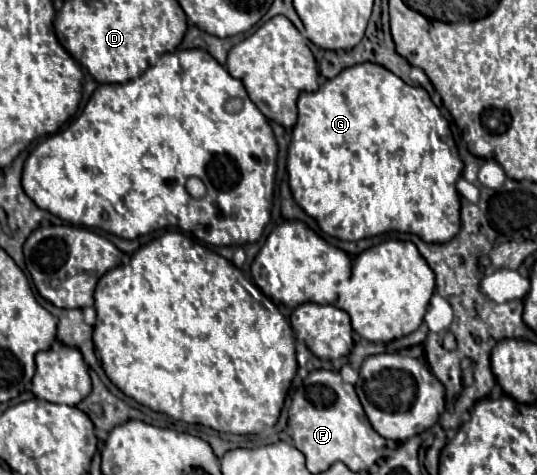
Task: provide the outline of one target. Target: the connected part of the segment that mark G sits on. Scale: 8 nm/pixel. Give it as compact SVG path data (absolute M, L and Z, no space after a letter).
M360 63L360 65L348 67L334 79L326 81L324 87L320 87L318 91L302 93L298 97L298 123L294 125L294 131L292 131L286 167L288 167L288 177L290 177L290 189L292 189L296 203L330 237L344 239L344 241L360 241L360 239L376 237L380 233L400 231L400 233L414 233L426 243L446 243L460 231L460 195L456 191L456 183L462 177L464 165L458 157L458 149L452 139L450 125L422 87L412 87L404 83L392 71L386 71L386 67L382 65Z

